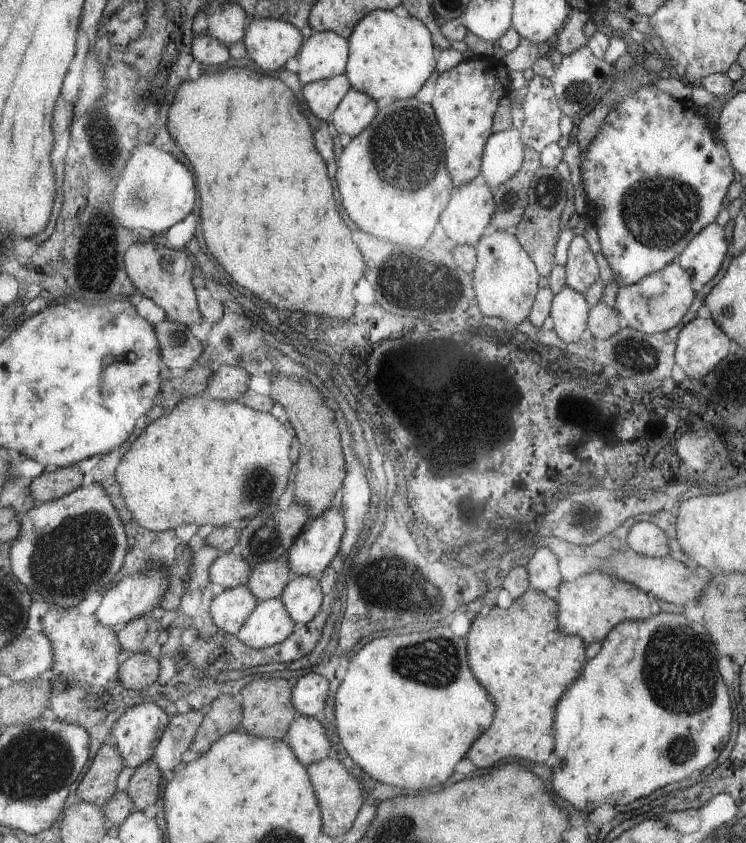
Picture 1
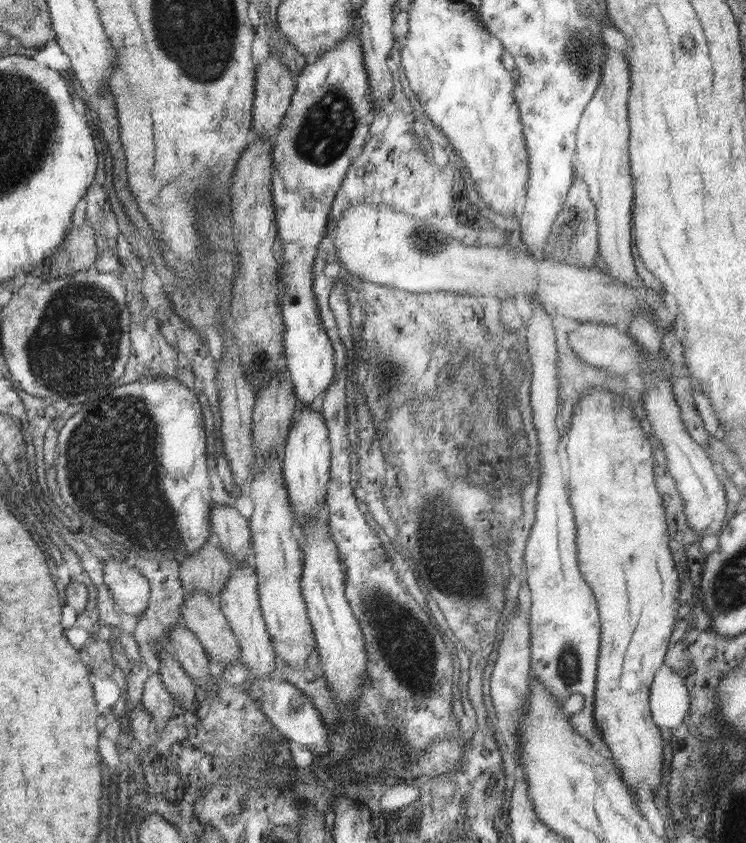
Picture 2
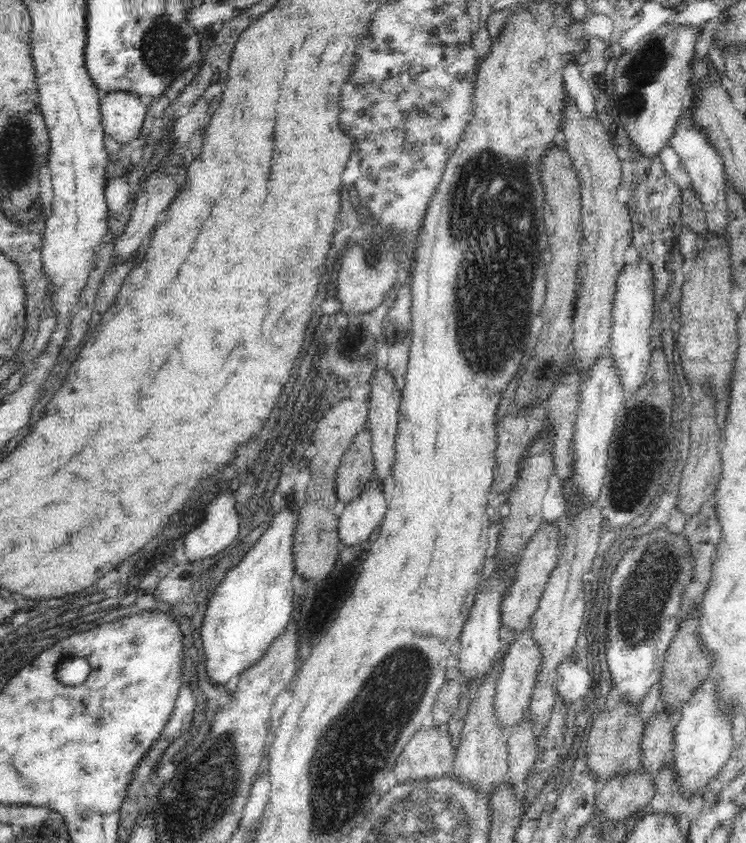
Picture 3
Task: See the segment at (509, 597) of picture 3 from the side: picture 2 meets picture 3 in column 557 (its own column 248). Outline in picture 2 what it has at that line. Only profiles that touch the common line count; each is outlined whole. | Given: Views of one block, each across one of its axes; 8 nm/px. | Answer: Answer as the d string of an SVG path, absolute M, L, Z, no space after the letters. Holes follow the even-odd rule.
M216 502L211 510L212 537L233 562L252 565L253 552L250 550L251 532L248 527L248 519L234 508L224 502Z

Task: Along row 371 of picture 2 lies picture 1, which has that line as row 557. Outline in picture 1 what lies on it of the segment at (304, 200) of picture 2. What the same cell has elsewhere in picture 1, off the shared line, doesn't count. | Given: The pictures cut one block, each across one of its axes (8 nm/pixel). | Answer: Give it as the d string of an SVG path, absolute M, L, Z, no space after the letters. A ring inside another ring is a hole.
M338 504L328 508L316 518L310 518L312 523L306 530L302 530L286 552L287 561L298 576L320 576L330 566L332 560L339 554L343 536L346 534L347 520Z

